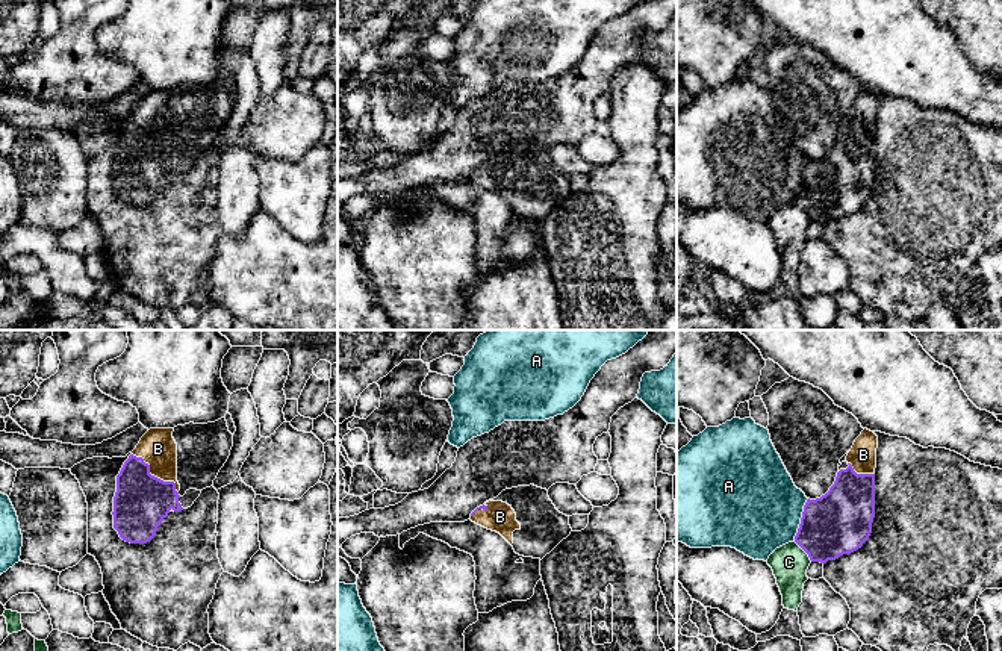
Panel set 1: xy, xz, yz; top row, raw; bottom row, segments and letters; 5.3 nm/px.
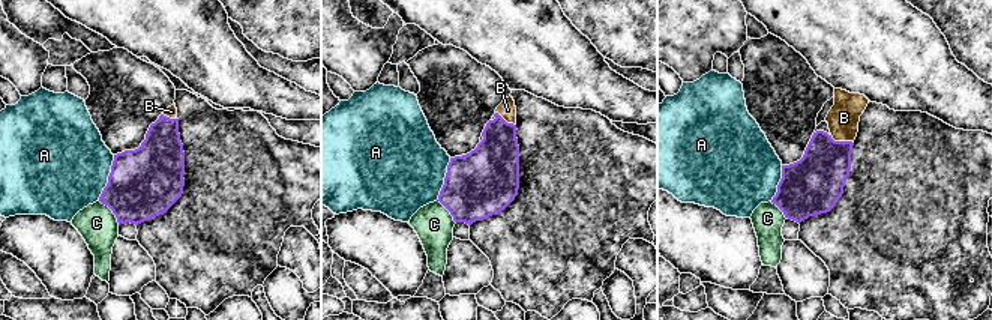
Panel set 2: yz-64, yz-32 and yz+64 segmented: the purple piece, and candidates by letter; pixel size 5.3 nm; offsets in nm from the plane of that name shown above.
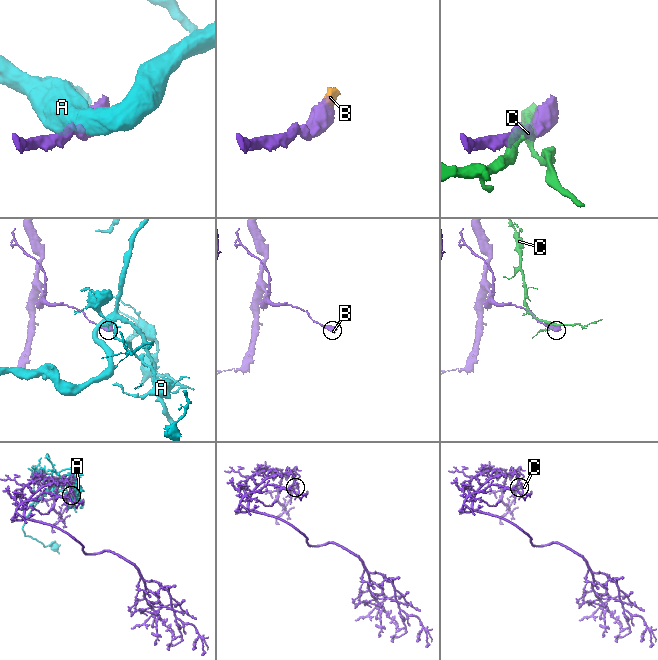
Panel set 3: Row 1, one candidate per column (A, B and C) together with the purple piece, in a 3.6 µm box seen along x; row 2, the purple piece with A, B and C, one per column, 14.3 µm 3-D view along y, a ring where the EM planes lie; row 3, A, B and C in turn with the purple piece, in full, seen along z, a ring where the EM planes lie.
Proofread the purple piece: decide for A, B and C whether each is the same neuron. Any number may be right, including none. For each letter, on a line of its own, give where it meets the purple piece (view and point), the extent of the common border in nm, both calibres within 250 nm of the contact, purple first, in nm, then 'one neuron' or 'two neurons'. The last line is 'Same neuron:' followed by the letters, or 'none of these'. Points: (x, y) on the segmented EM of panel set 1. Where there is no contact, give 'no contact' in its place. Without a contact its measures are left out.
A: contact yz (801, 520); length 240 nm; calibres 340 and 480 nm; two neurons
B: contact xy (153, 476); length 320 nm; calibres 300 and 200 nm; one neuron
C: contact yz (804, 550); length 150 nm; calibres 340 and 190 nm; two neurons
Same neuron: B

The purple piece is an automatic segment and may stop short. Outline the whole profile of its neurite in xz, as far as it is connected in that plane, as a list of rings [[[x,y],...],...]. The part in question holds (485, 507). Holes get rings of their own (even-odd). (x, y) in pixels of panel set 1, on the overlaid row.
[[[534,484],[503,491],[477,507],[471,521],[499,533],[516,554],[540,560],[572,531],[569,516],[555,509],[546,489]]]

